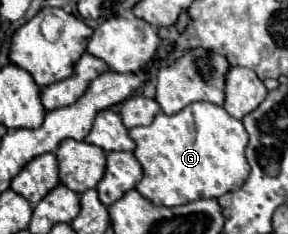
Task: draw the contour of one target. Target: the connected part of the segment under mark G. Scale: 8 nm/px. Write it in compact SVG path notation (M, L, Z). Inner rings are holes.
M195 102L185 106L181 112L167 116L159 112L149 126L137 126L129 130L129 136L135 140L135 158L143 166L143 178L135 190L145 196L151 204L157 206L181 206L199 198L219 198L227 192L233 192L245 184L249 178L249 164L245 160L247 132L241 120L229 116L223 106L209 102Z

